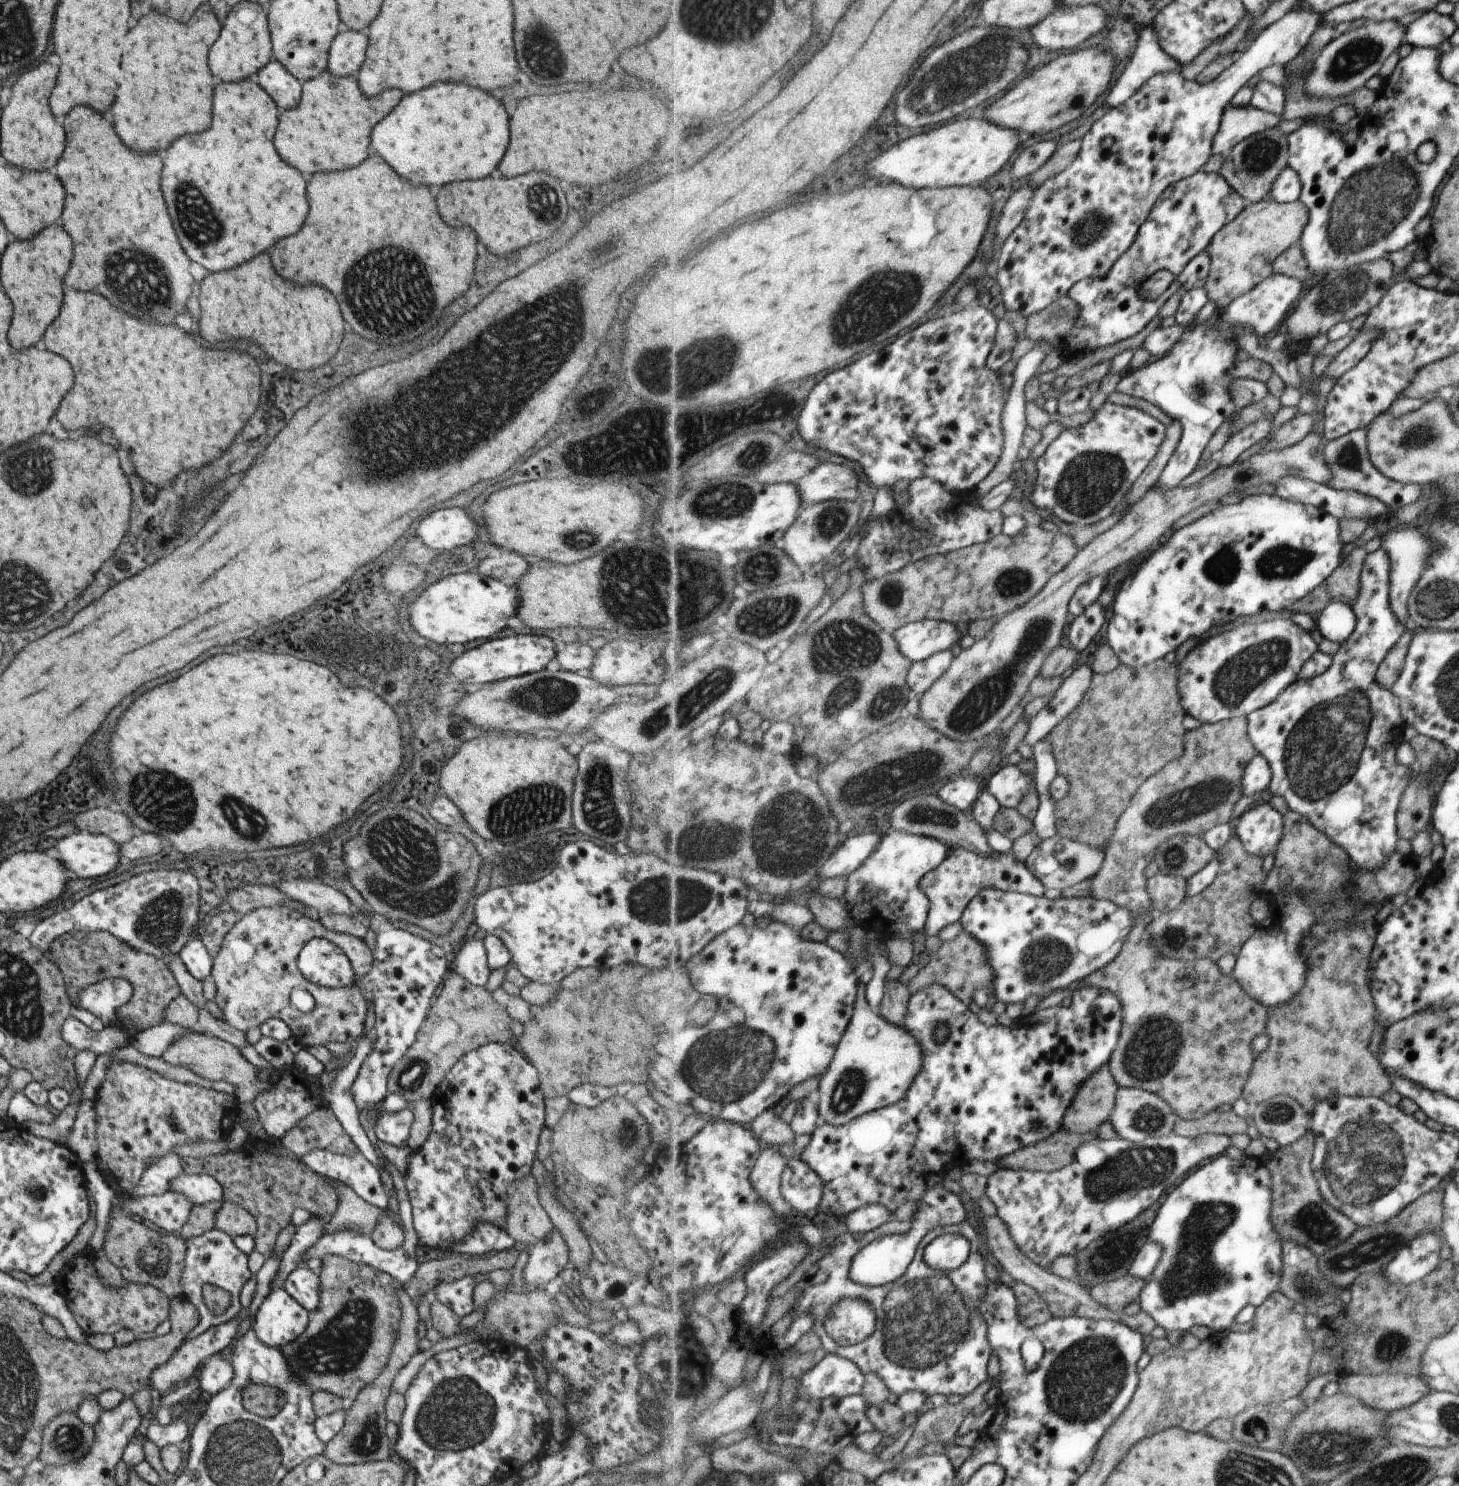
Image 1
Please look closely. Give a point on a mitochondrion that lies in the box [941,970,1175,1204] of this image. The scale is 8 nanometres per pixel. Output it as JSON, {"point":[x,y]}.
{"point":[1148,1118]}

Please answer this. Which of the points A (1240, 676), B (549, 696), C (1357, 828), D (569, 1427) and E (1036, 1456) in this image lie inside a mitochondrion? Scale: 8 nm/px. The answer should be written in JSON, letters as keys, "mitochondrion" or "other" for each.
{"A":"mitochondrion","B":"mitochondrion","C":"other","D":"other","E":"other"}

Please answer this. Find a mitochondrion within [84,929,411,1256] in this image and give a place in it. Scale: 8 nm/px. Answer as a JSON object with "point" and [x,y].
{"point":[172,1119]}

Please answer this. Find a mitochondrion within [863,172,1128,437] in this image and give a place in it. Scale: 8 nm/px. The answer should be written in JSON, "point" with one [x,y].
{"point":[1097,230]}

